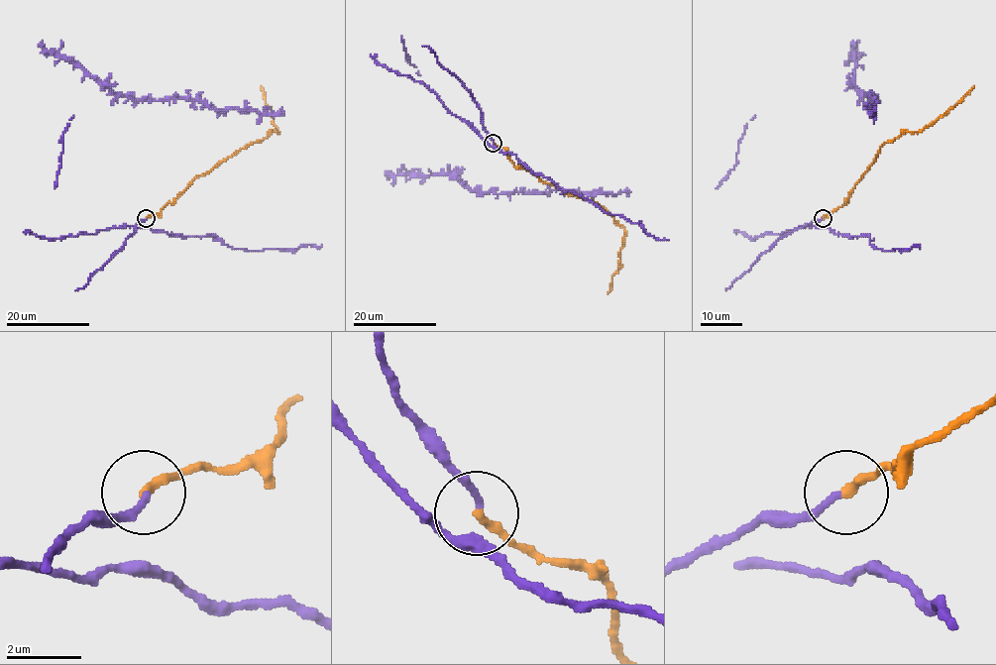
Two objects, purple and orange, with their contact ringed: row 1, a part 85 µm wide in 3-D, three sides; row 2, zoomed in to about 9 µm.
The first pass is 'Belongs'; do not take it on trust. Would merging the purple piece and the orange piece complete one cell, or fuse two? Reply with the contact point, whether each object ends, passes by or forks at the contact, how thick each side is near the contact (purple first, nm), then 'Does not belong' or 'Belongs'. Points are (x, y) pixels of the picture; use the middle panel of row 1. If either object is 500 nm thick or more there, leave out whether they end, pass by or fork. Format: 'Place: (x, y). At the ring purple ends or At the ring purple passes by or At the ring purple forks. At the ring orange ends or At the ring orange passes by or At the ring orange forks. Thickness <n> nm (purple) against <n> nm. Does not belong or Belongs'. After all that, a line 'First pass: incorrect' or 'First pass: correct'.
Place: (493, 143). At the ring purple ends. At the ring orange ends. Thickness 180 nm (purple) against 260 nm. Belongs
First pass: correct

